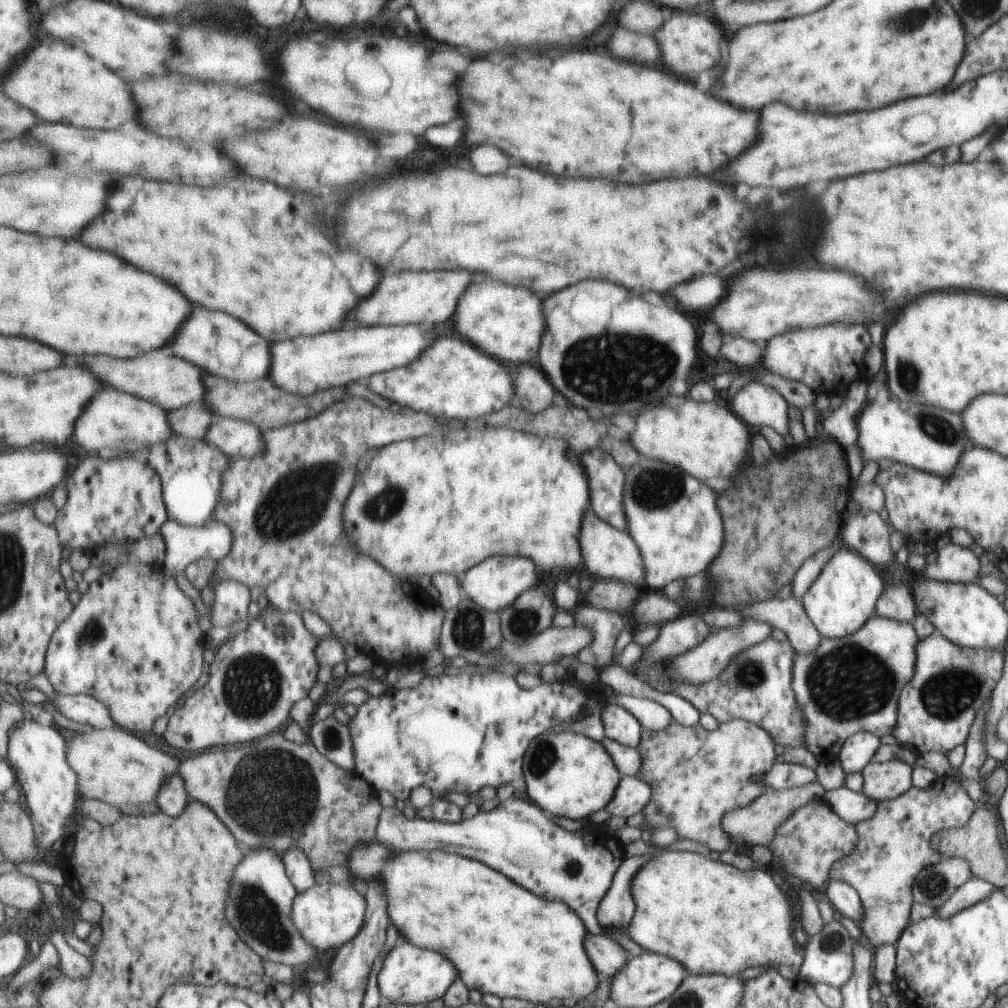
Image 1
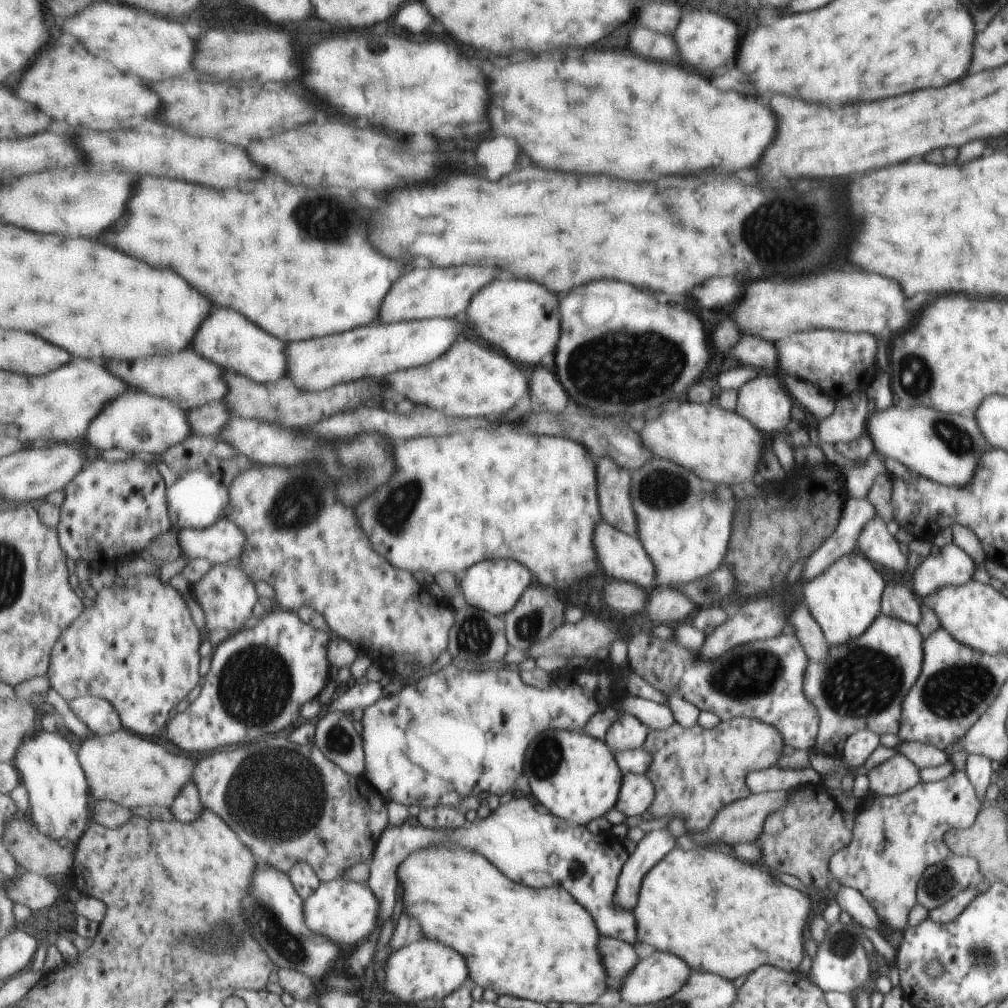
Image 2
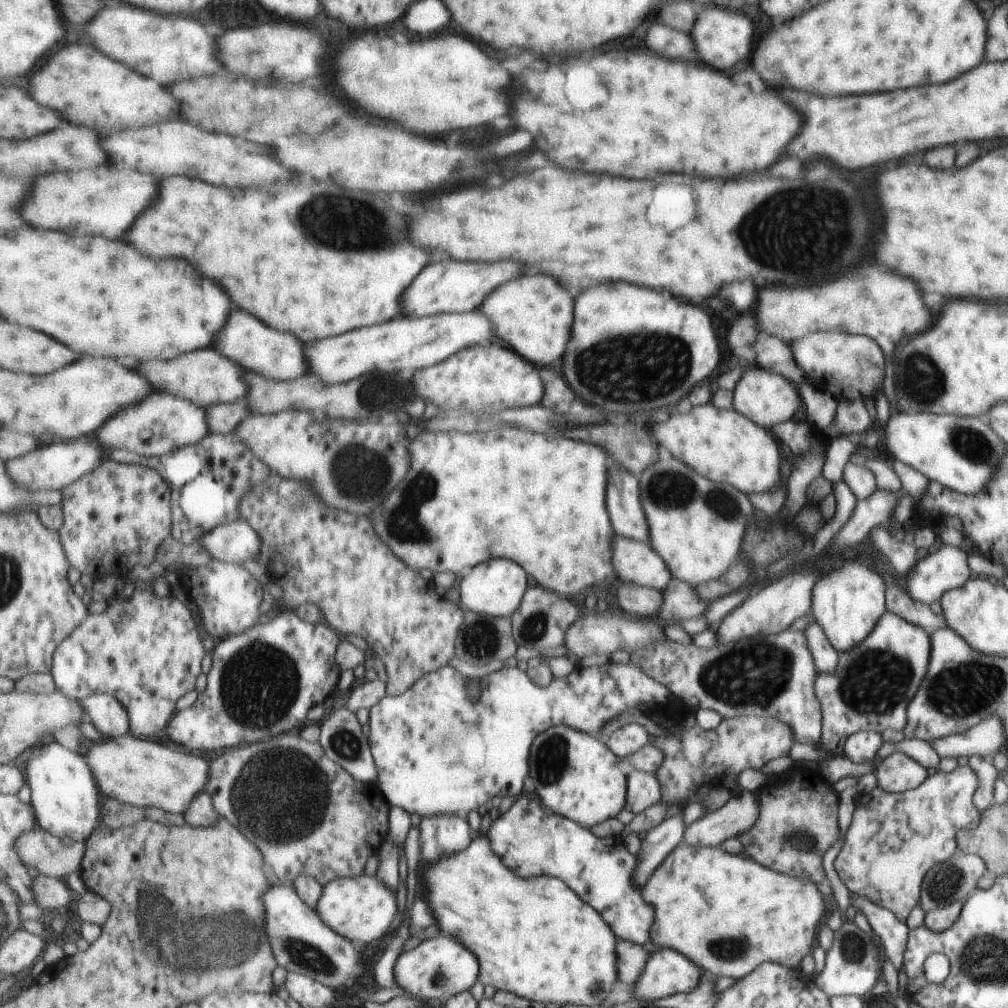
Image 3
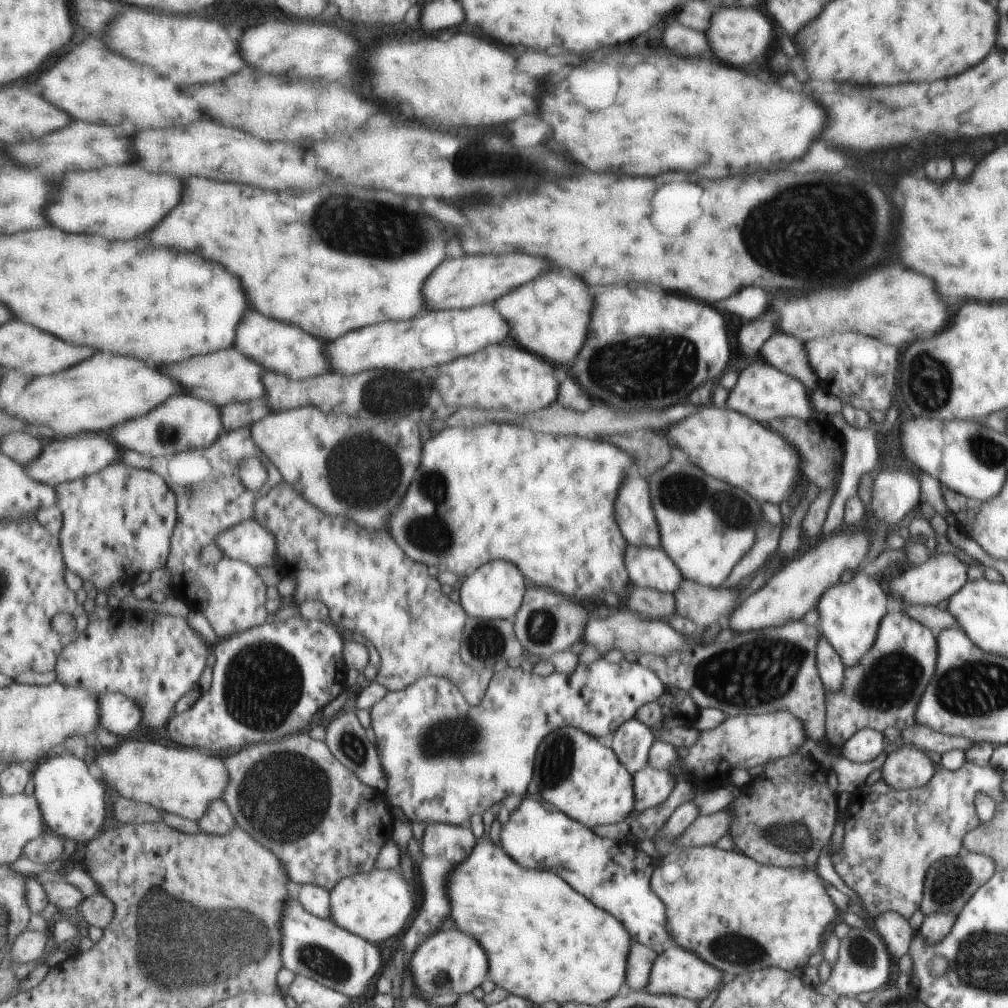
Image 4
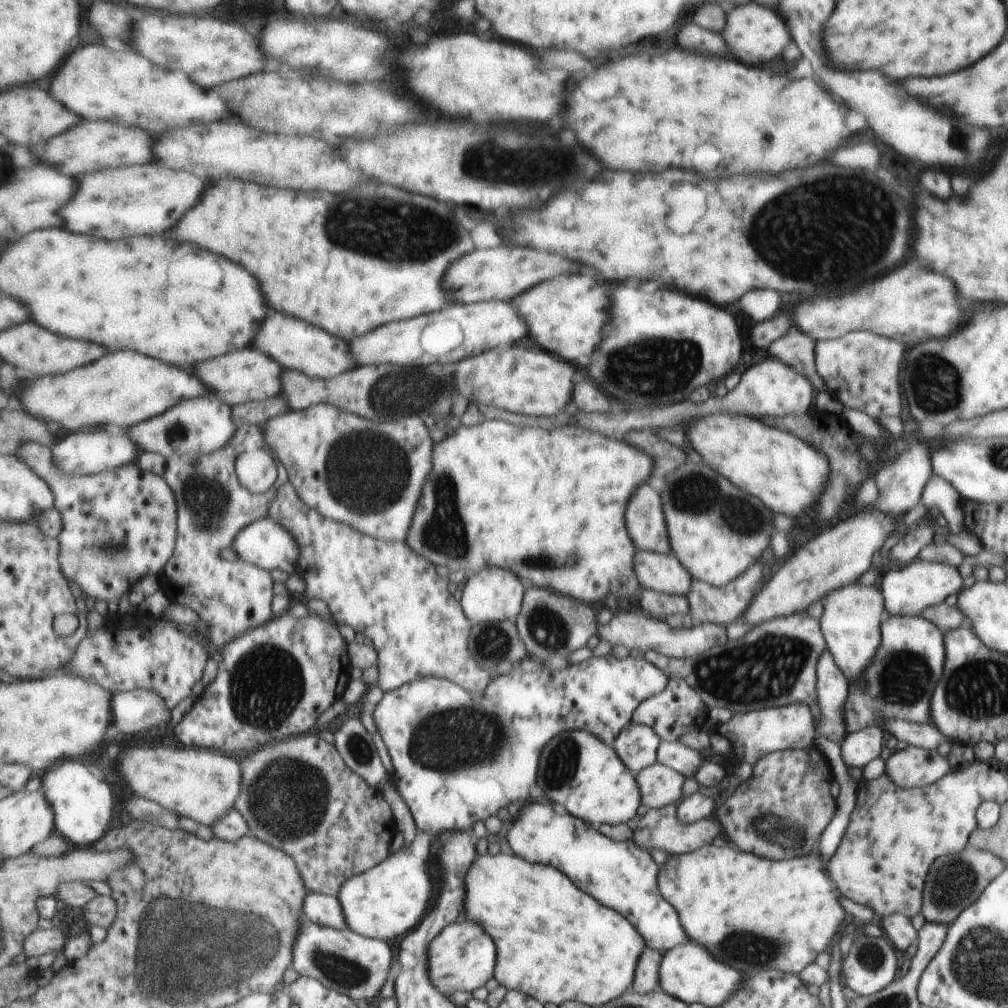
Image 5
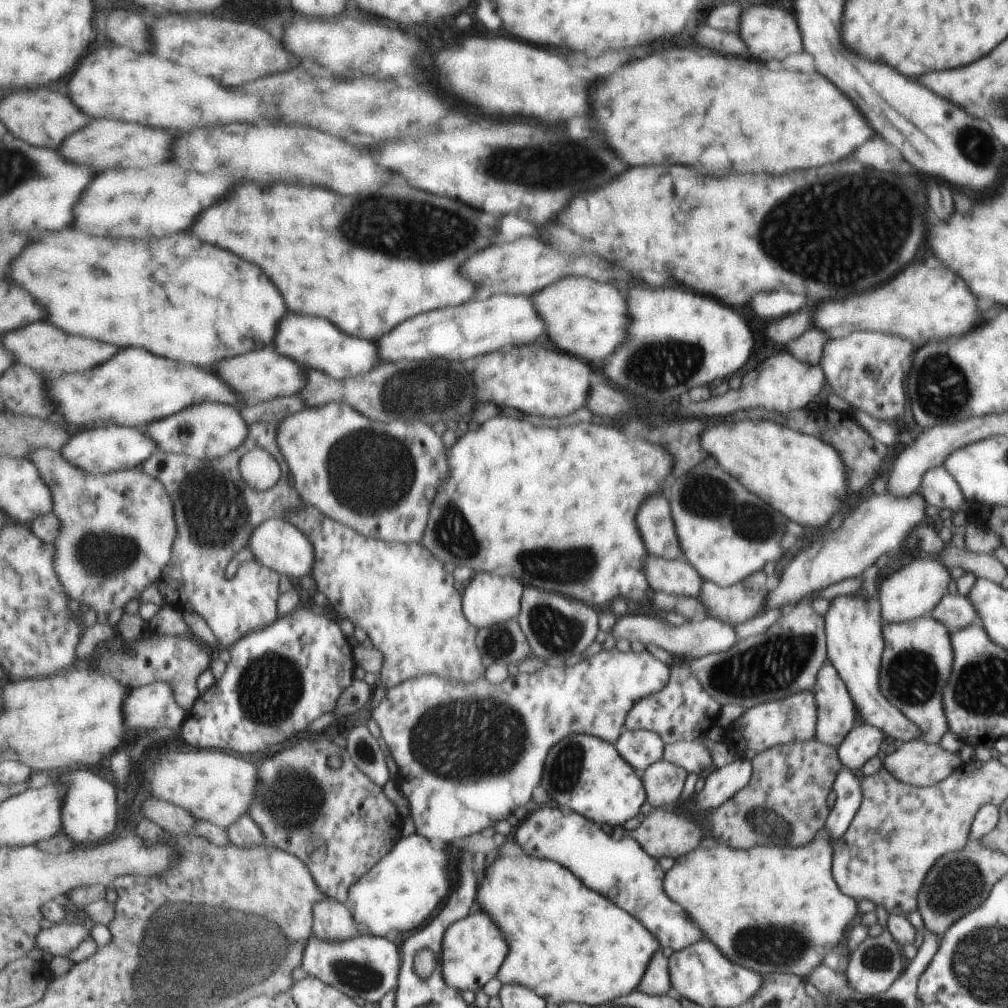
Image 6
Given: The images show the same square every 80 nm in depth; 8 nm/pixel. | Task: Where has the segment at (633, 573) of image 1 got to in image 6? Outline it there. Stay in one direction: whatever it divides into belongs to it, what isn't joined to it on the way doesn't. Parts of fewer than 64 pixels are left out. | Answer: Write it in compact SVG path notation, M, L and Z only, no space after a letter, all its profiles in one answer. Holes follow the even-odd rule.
M647 554L643 560L643 572L649 586L662 593L697 598L703 582L683 558L664 559Z

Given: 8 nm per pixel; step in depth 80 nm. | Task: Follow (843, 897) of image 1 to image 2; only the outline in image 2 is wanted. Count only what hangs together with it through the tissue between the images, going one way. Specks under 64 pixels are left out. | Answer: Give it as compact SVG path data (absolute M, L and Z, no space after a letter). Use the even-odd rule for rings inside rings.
M839 885L839 888L834 893L834 899L840 910L843 910L843 912L846 912L850 916L853 924L863 928L868 927L871 930L876 930L879 934L883 934L883 938L893 947L896 953L896 946L902 934L885 931L875 911L857 890Z

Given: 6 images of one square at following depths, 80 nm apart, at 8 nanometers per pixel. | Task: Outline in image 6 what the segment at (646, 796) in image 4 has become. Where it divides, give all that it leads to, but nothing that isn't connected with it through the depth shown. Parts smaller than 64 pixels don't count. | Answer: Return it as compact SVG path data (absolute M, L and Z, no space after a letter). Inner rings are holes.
M659 760L643 770L643 786L652 809L672 808L678 801L688 772Z

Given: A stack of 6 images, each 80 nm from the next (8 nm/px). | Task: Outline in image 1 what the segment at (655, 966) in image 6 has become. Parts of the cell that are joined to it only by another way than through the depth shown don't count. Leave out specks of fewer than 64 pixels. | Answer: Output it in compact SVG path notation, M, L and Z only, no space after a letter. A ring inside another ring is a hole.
M601 934L585 936L585 954L599 974L611 977L628 958L619 945Z

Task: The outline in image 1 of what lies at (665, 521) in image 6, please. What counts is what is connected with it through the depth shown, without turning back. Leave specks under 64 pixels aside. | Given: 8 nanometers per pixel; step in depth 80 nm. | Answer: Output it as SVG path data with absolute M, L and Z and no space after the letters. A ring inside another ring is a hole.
M593 448L579 456L579 464L589 478L593 490L591 510L603 522L625 531L626 520L622 507L623 472L609 454Z

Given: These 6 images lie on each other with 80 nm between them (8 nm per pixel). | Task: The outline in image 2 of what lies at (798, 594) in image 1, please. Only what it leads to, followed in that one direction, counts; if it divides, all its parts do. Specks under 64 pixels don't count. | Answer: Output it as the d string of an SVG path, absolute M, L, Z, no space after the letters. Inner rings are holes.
M849 497L845 503L845 512L840 518L840 524L836 526L829 542L825 542L825 546L821 546L817 554L811 554L809 562L805 560L800 578L809 582L812 578L819 576L832 562L855 550L859 531L875 515L873 506L869 502Z

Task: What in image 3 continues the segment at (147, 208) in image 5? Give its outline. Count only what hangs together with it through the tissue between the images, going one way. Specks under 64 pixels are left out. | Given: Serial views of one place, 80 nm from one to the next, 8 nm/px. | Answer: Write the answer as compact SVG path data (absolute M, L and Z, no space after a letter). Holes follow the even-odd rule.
M93 168L79 172L57 172L35 178L29 202L21 216L35 228L49 228L73 236L105 236L117 240L125 238L135 218L155 200L157 178L141 174L139 170Z

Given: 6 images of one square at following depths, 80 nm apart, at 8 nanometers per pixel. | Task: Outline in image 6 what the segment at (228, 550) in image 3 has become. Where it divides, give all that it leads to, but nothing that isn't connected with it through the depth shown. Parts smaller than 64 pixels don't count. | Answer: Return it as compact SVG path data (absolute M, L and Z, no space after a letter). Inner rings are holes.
M273 517L260 524L252 534L249 548L249 557L257 558L257 562L263 563L265 567L276 570L278 573L286 574L287 577L301 578L301 576L312 574L315 560L311 541L302 530L283 517Z

